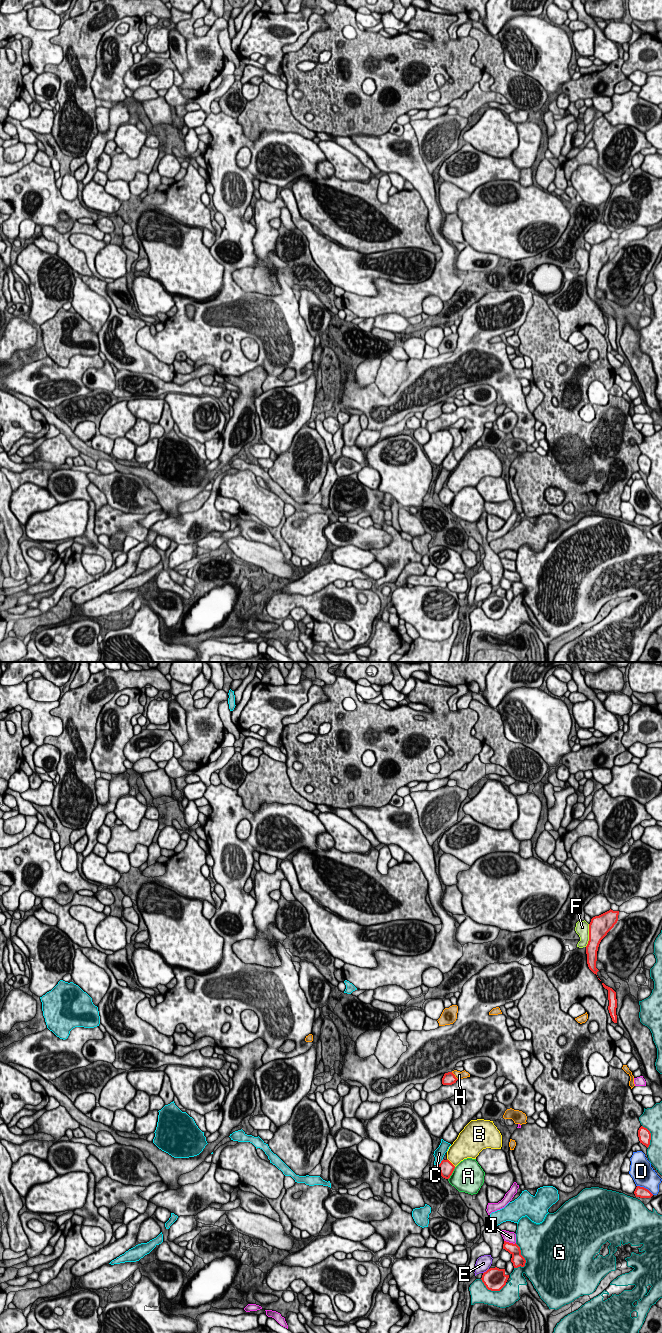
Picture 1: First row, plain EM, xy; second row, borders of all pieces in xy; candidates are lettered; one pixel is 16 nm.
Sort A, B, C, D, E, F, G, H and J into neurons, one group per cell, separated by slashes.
A / B / C / D E / F / G / H / J

